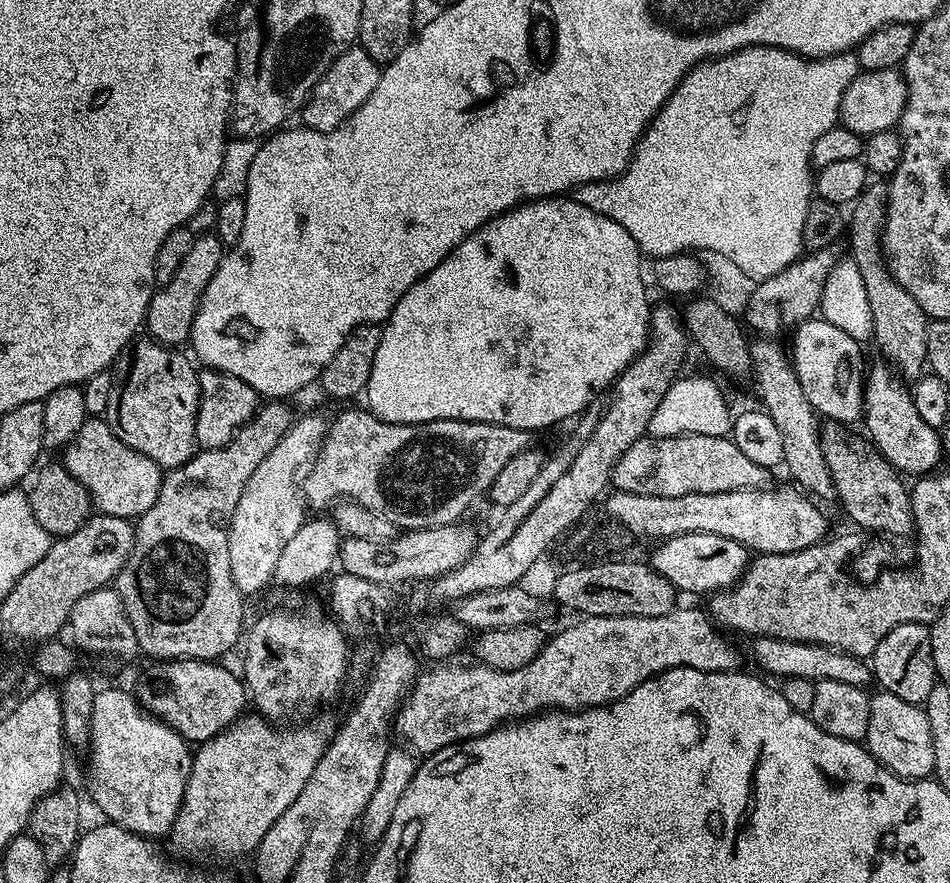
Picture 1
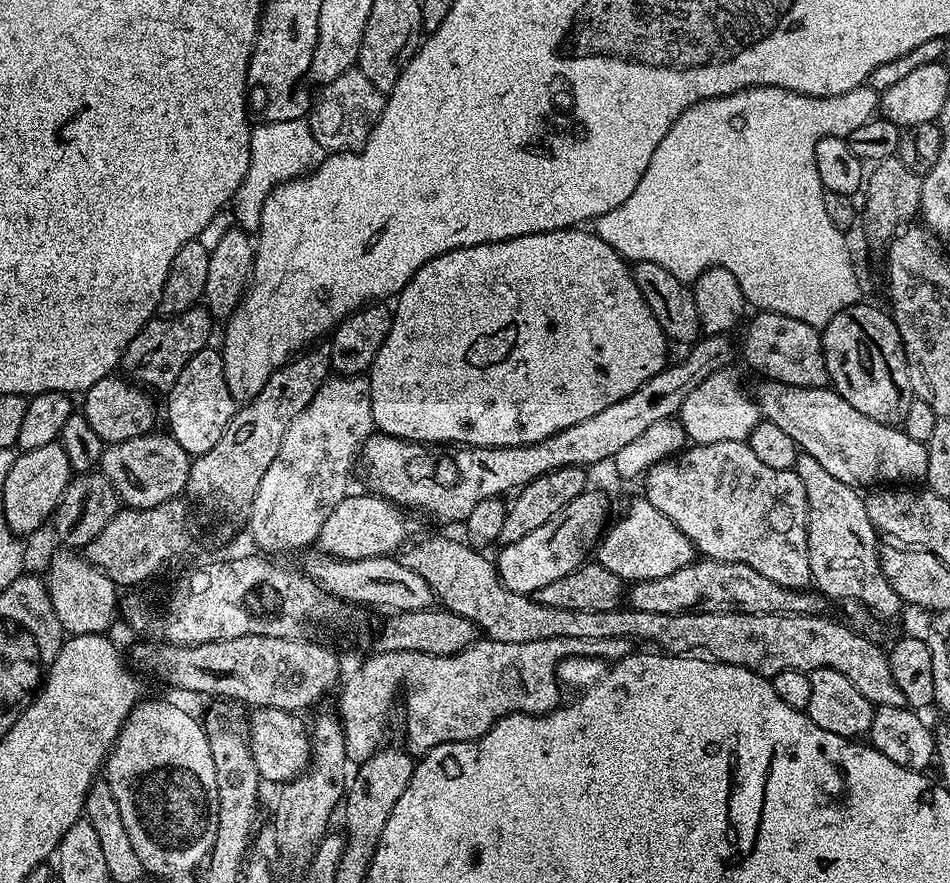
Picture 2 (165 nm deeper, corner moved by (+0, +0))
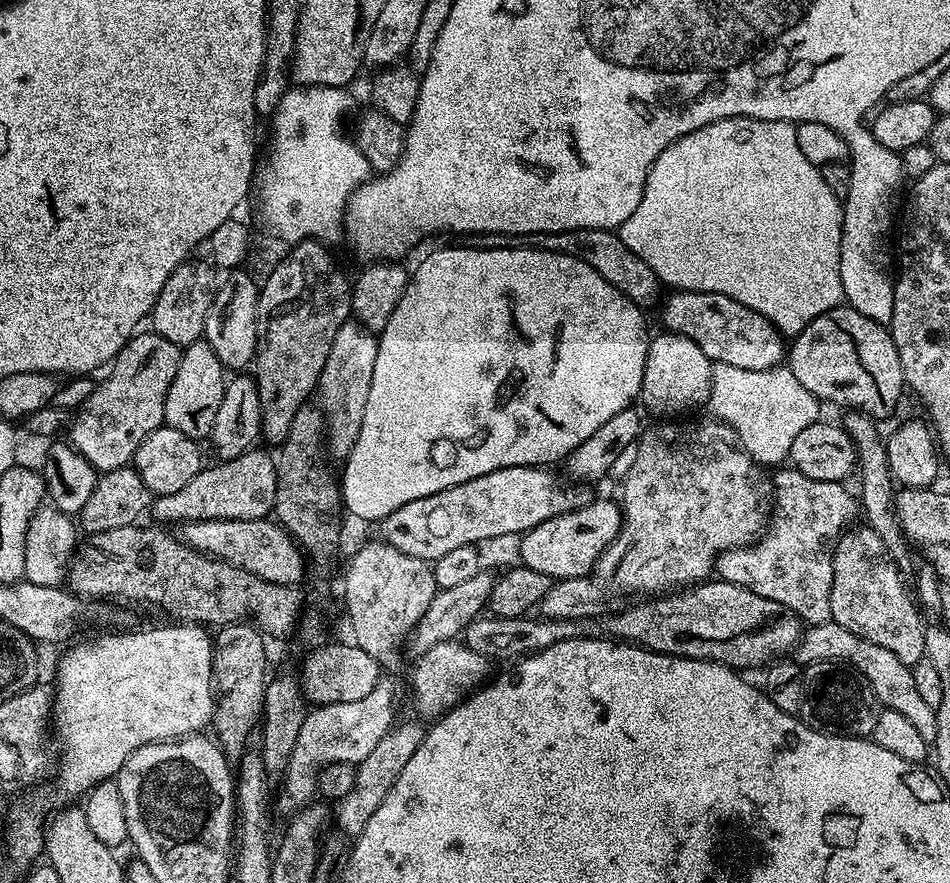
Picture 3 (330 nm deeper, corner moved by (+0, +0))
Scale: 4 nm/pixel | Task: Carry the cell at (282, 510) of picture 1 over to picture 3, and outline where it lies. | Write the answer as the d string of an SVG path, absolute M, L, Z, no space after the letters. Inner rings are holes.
M349 322L342 325L338 334L334 334L334 346L330 346L330 355L326 358L326 366L322 366L318 385L318 407L324 414L326 425L326 447L333 457L346 458L358 442L358 430L362 430L362 414L366 414L366 402L370 398L370 378L374 378L374 358L378 358L378 340L361 324Z

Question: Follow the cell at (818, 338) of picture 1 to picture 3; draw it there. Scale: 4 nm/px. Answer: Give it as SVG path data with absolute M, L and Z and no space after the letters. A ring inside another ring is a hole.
M676 290L671 295L660 312L664 319L663 327L690 338L712 360L713 365L726 363L741 370L770 371L785 363L785 337L766 317L742 306L742 302L734 302L734 298L726 298L726 294L713 292Z

